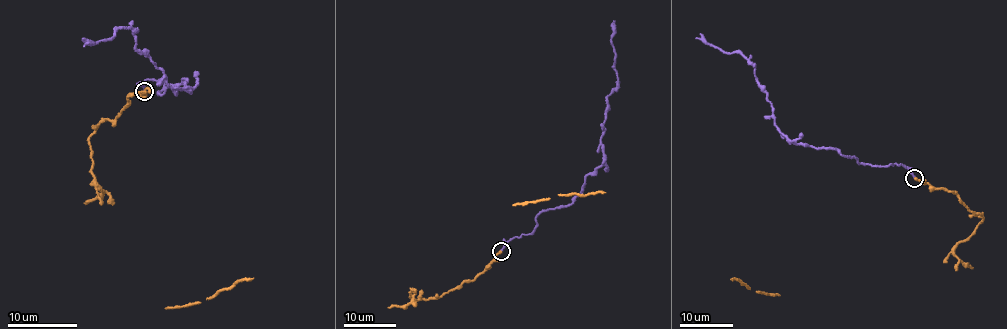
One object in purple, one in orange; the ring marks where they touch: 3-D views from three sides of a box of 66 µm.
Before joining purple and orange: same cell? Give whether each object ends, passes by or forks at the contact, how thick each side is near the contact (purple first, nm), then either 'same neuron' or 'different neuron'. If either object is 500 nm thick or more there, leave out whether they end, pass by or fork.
purple ends; orange ends; calibres 180 and 240 nm; same neuron

